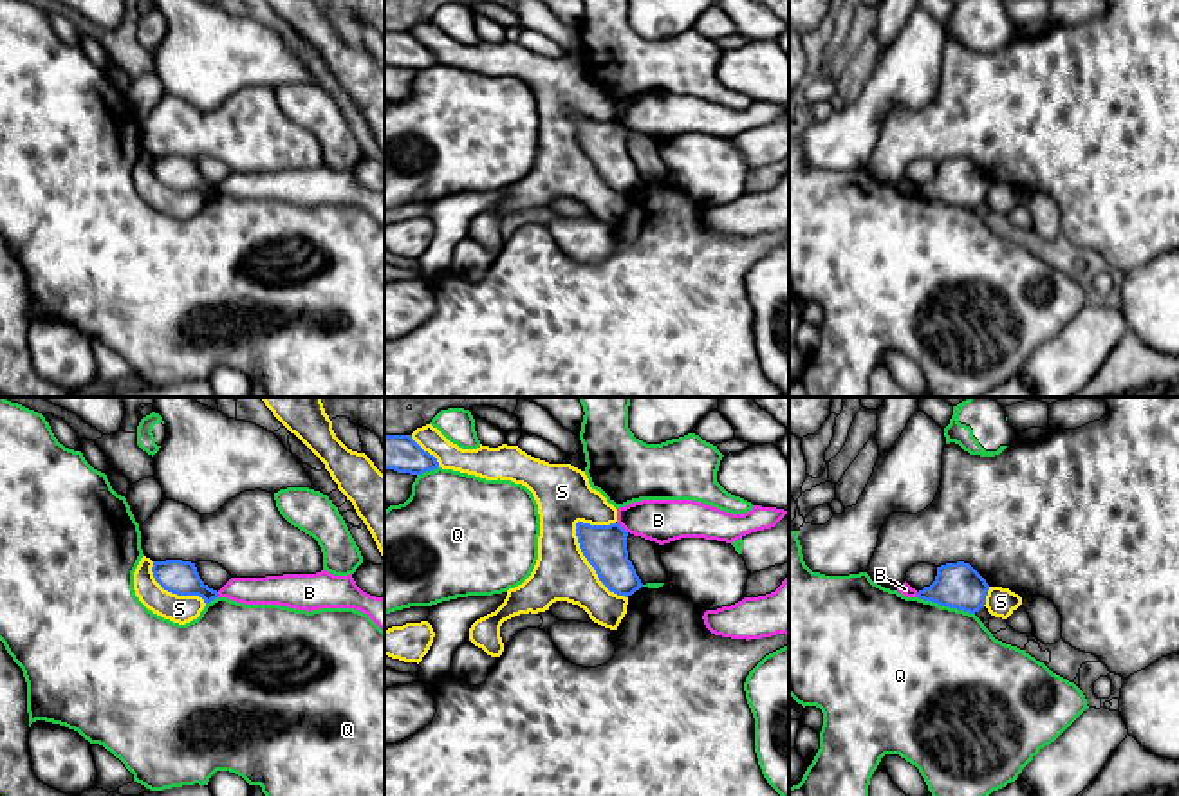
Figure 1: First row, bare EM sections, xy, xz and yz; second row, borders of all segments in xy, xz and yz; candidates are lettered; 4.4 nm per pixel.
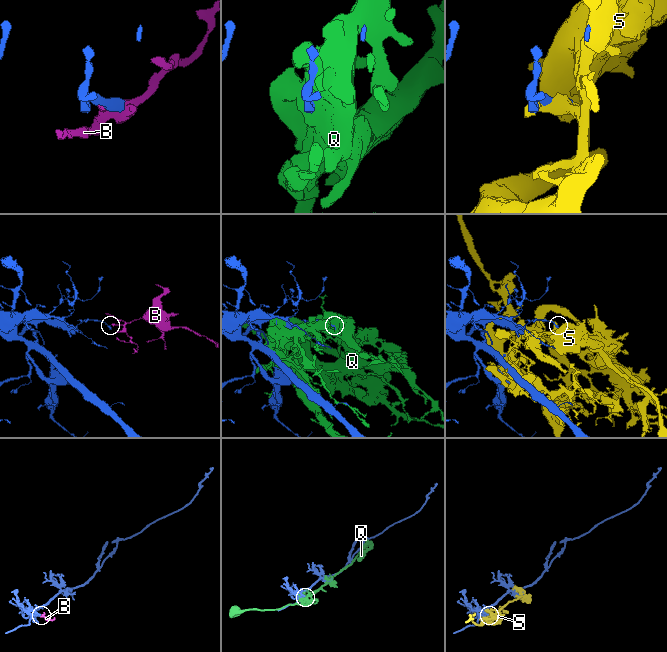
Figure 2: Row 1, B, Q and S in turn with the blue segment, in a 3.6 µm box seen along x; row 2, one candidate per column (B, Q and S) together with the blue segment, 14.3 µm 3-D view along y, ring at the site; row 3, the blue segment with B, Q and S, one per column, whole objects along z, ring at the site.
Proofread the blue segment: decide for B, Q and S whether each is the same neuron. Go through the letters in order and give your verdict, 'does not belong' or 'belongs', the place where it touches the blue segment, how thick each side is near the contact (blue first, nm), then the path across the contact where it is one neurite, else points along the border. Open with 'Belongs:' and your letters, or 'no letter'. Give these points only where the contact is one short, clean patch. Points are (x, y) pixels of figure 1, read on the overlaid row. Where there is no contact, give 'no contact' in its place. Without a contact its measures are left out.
Belongs: no letter
B: does not belong; meets blue in xz at (621, 527); 190 nm thick on the blue side, 190 nm on the other; border along xz (618, 522), (627, 533)
Q: does not belong; meets blue in yz at (946, 605); 200 nm thick on the blue side, 480 nm on the other
S: does not belong; meets blue in xz at (589, 562); 190 nm thick on the blue side, 240 nm on the other

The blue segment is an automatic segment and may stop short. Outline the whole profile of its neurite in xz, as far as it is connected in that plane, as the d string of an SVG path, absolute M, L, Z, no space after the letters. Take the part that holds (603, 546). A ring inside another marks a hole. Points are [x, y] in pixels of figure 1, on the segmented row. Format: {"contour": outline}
{"contour": "M578 522L576 536L583 556L610 592L628 597L643 587L628 560L628 532L619 523L590 525Z"}

